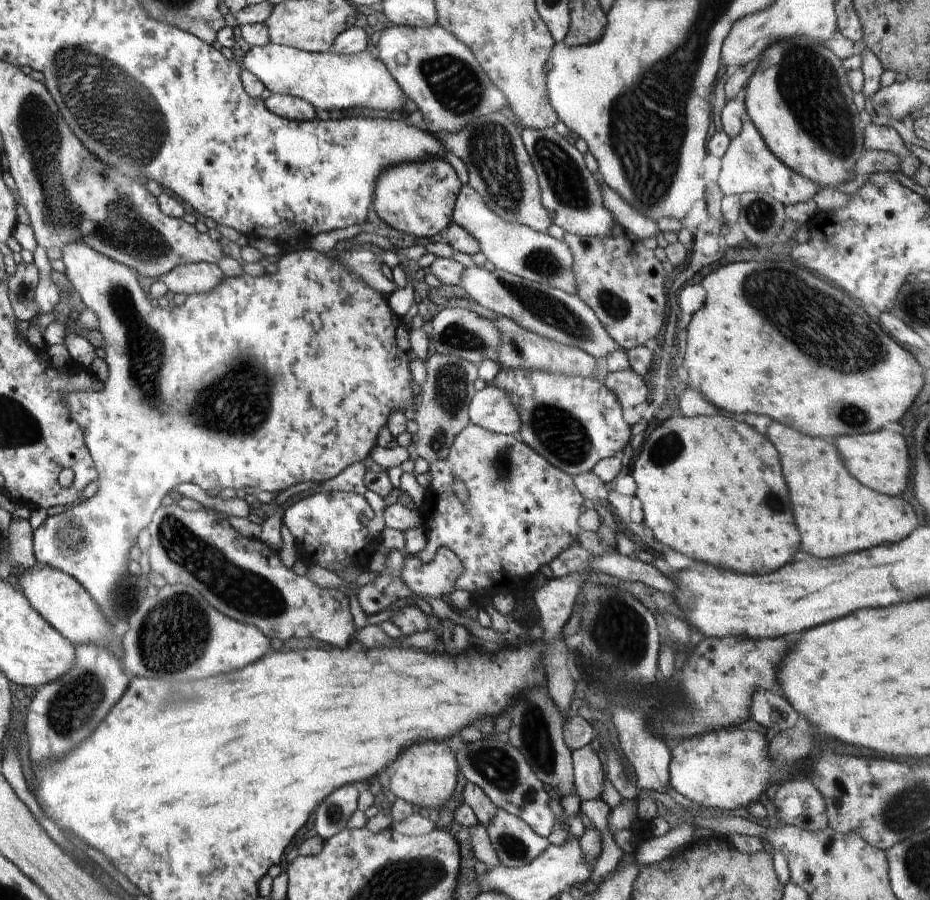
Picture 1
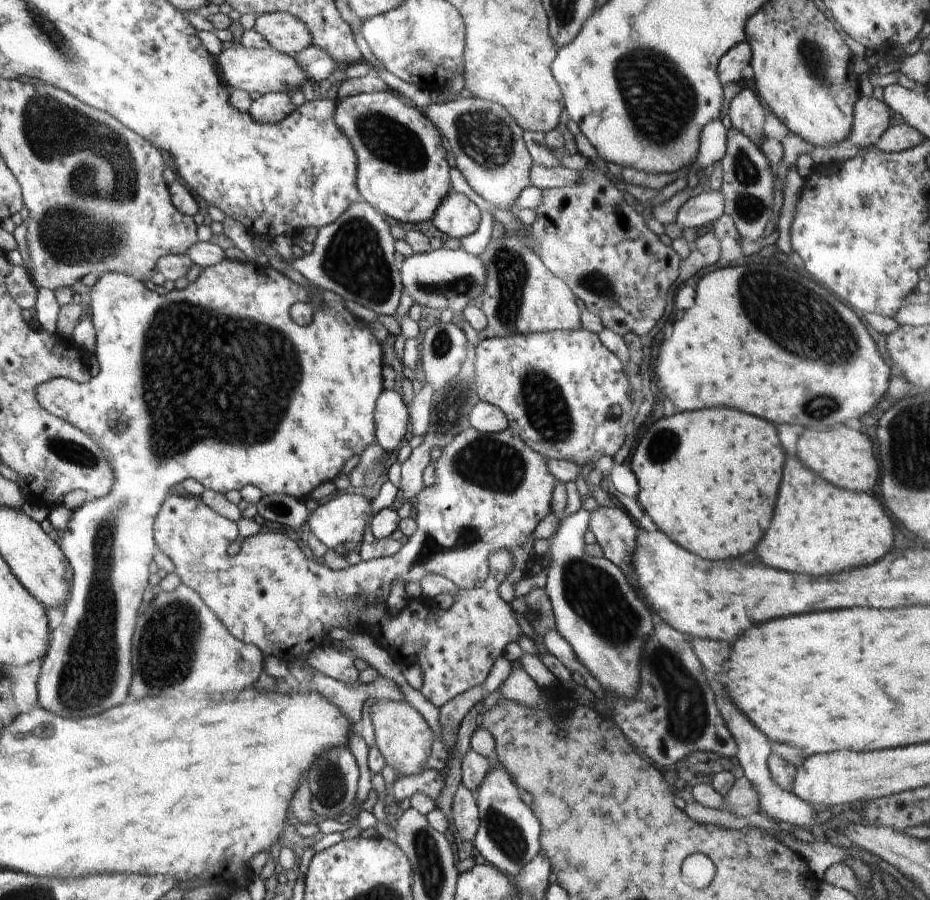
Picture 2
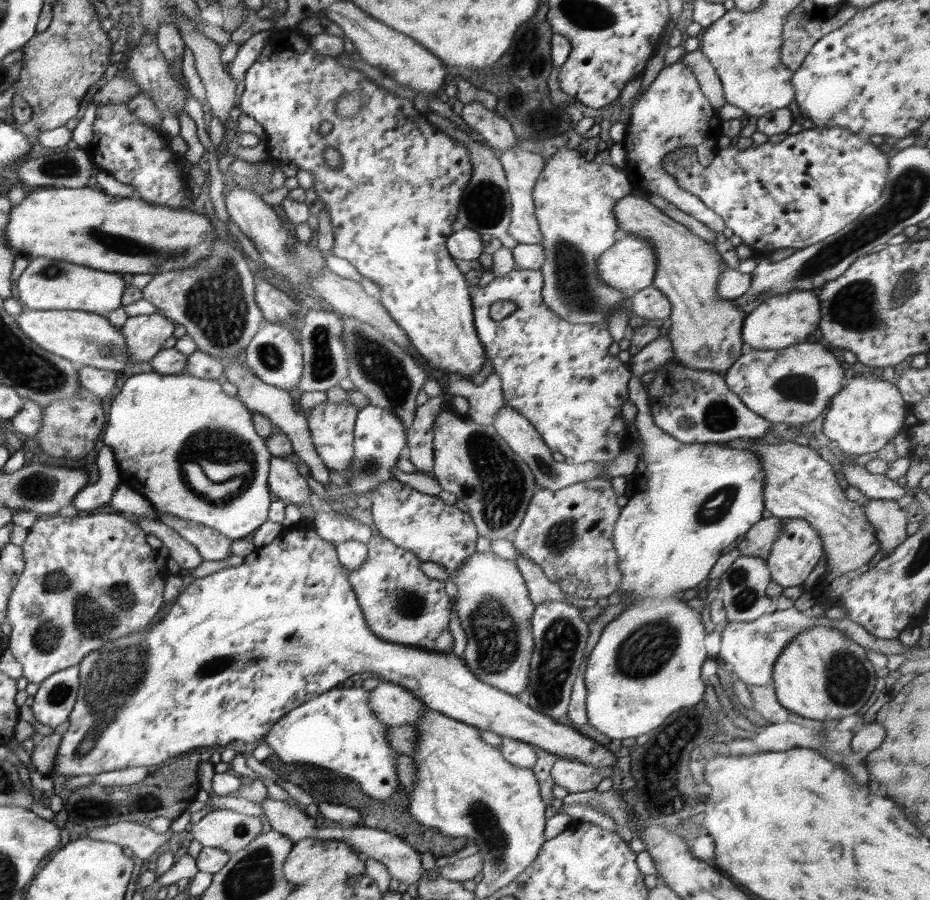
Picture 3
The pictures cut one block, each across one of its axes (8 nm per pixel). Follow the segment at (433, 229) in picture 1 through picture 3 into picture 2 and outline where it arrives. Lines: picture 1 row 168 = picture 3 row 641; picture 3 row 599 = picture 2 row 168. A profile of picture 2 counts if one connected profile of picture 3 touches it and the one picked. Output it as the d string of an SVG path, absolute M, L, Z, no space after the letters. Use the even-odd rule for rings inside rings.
M388 88L384 92L358 94L358 96L337 100L334 122L340 128L340 132L350 140L356 152L356 160L358 160L356 182L362 200L380 214L386 214L400 222L421 224L428 220L432 221L438 206L442 204L442 200L451 189L446 148L434 124L404 96Z

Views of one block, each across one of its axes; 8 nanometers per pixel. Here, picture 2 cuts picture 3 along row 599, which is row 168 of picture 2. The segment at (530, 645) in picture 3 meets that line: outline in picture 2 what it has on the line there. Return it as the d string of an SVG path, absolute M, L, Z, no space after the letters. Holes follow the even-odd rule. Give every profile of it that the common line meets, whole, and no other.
M460 96L458 100L446 103L431 103L420 109L422 109L422 114L438 128L438 132L448 140L448 144L450 144L450 148L456 156L456 168L466 178L470 188L492 206L495 206L496 209L512 209L514 202L520 196L520 192L524 188L532 186L530 168L532 168L534 159L526 148L523 139L524 131L504 106L478 97L464 98Z

